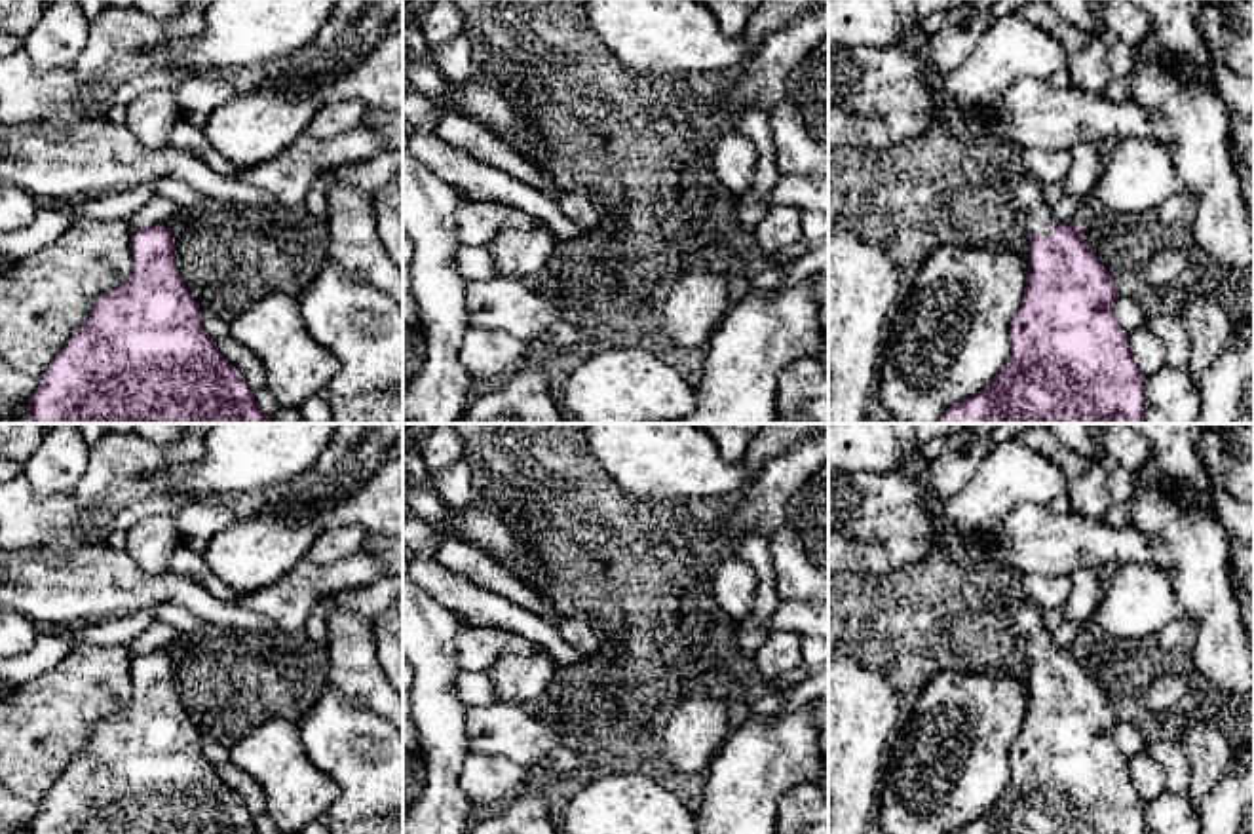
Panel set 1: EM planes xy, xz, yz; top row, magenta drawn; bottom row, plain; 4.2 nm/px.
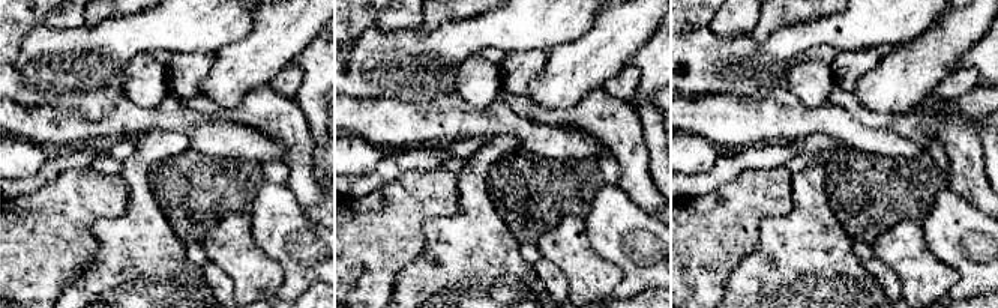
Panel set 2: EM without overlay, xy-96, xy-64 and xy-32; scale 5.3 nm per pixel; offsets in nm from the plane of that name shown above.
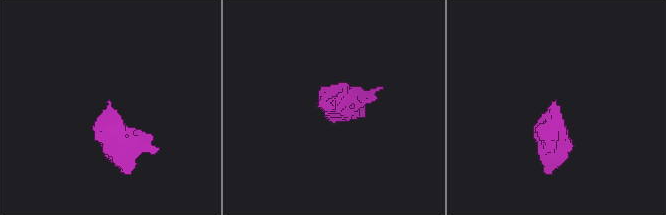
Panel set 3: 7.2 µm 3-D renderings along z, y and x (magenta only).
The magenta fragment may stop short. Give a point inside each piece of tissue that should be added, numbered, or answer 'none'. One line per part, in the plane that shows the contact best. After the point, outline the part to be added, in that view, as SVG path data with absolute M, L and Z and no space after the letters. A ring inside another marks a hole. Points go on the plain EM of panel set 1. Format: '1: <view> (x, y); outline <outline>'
1: yz (1026, 620); outline M1026 598L1007 604L1001 610L1011 623L1013 633L1022 638L1026 655L1036 657L1039 663L1051 663L1056 646L1053 635L1045 629L1043 610Z

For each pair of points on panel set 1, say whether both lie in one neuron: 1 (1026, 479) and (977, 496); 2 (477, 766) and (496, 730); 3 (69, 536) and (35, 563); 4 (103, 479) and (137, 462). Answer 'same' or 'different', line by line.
1: same
2: different
3: different
4: same

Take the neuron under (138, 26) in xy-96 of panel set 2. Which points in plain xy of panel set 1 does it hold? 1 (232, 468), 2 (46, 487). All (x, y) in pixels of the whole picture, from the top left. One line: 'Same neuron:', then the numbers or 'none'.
Same neuron: 1

